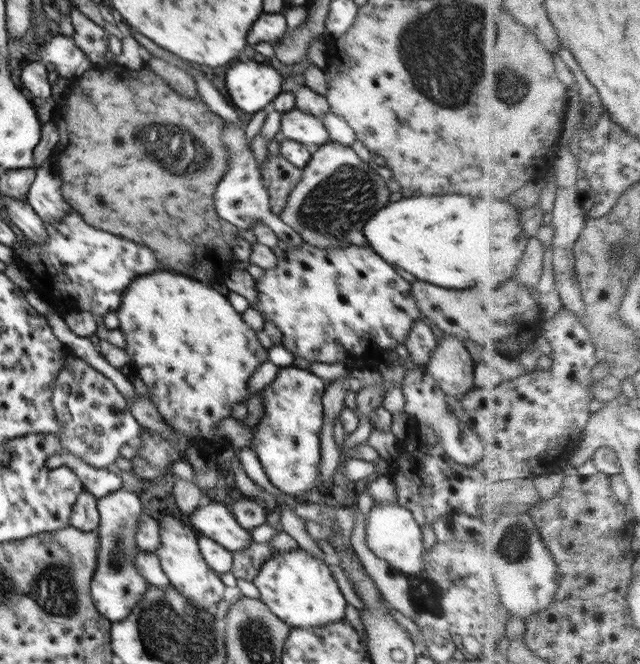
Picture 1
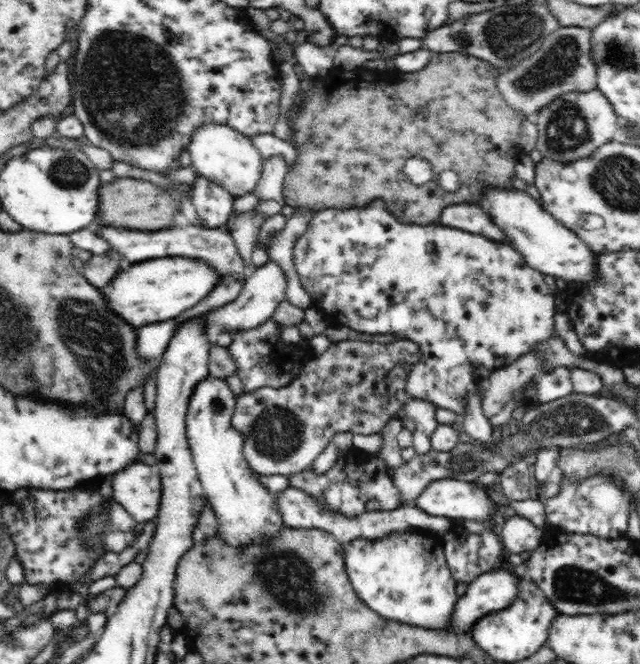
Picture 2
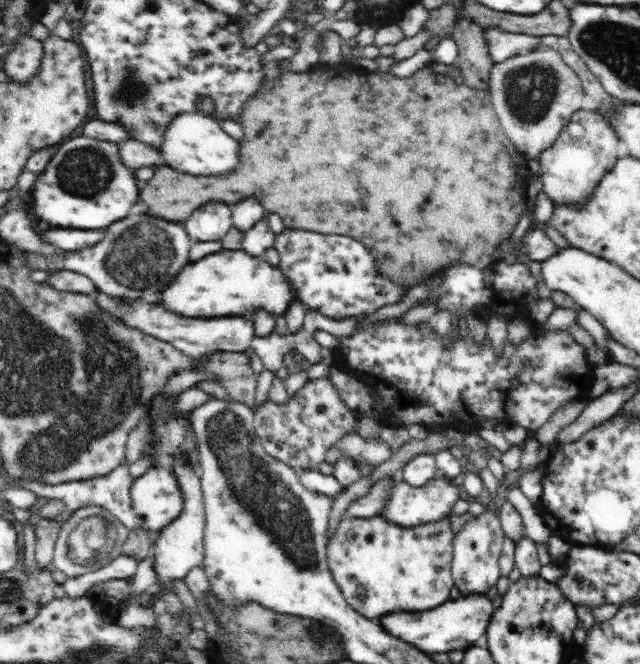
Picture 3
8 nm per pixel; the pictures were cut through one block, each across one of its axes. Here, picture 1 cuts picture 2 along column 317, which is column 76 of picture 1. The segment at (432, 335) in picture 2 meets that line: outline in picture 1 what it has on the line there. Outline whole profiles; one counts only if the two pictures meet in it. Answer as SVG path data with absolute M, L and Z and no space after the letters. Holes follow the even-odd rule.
M70 210L62 220L44 222L44 225L48 231L46 242L34 244L27 237L24 244L14 242L15 262L18 264L21 262L28 272L29 280L33 284L32 288L40 296L44 296L62 317L74 310L90 311L98 317L103 317L110 311L115 312L120 307L122 297L132 279L138 275L154 272L154 270L166 270L164 263L160 263L156 259L156 255L150 247L105 230L98 230L95 226L90 226L76 210Z

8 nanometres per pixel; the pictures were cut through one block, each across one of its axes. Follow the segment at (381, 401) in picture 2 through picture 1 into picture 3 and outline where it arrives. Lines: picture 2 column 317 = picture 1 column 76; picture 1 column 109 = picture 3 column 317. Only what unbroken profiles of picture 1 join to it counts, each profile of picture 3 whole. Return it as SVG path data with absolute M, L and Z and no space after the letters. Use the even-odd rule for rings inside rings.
M328 377L308 381L282 404L270 400L254 407L253 425L268 458L278 459L288 466L309 468L324 462L326 452L341 438L358 430L358 411L346 406L336 386Z

